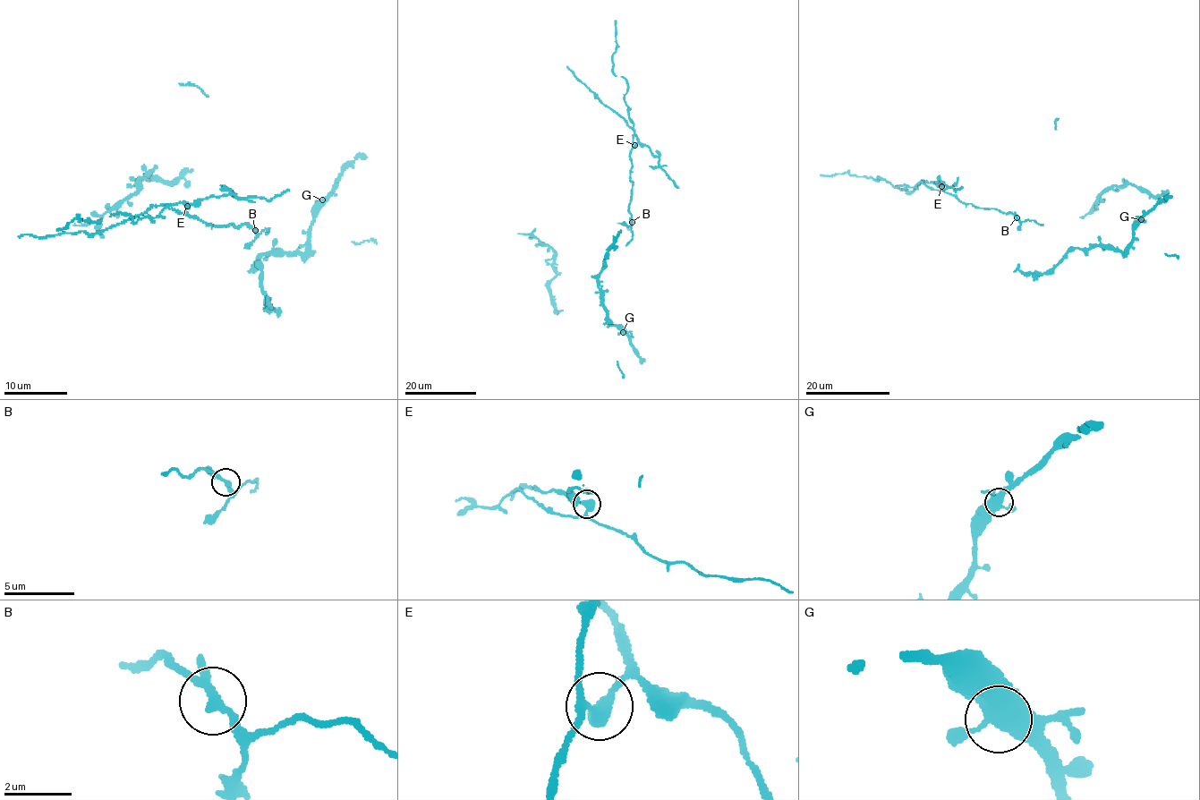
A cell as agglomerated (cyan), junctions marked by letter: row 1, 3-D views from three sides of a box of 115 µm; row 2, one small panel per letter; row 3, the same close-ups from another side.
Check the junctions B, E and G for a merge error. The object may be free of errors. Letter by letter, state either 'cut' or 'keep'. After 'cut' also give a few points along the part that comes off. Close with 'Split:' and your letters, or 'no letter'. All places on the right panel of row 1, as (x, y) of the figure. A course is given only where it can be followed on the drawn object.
B: keep
E: cut; course (941, 186), (921, 181), (910, 192), (895, 186)
G: keep
Split: E

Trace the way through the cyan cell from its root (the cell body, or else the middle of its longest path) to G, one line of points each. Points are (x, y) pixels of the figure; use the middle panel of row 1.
G: (609, 249), (598, 284), (607, 318), (623, 332)

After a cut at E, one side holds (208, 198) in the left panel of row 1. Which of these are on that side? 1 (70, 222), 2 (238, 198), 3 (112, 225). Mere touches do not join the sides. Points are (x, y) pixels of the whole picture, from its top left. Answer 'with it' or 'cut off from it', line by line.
1: cut off from it
2: with it
3: with it

